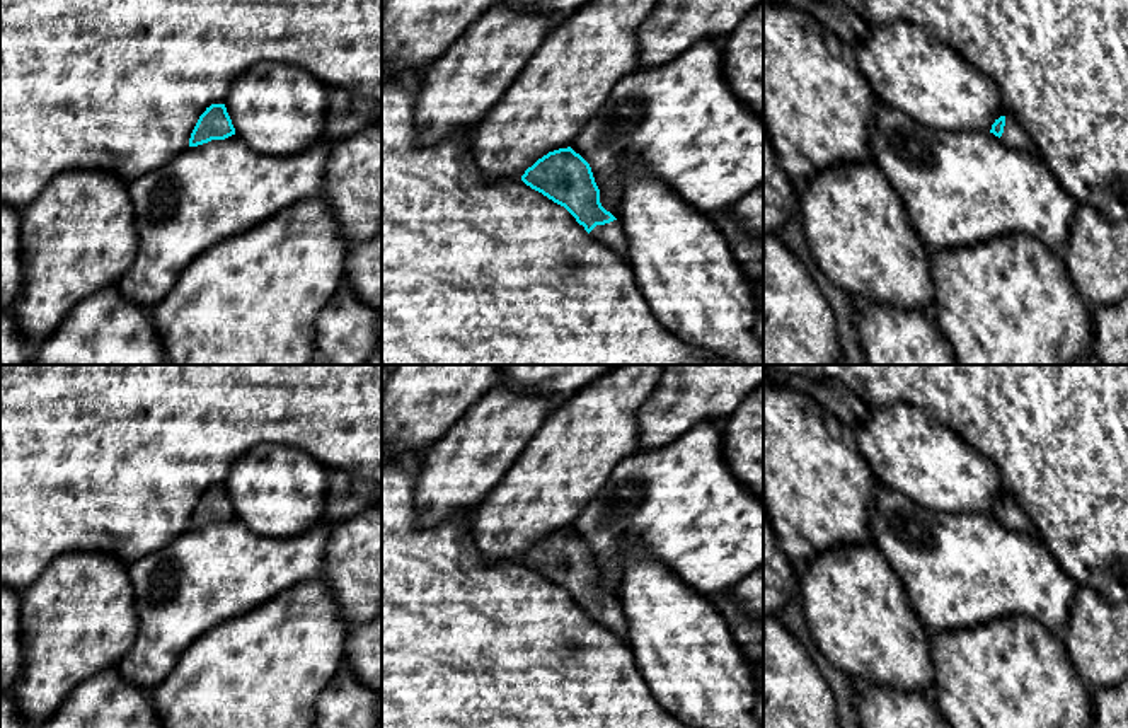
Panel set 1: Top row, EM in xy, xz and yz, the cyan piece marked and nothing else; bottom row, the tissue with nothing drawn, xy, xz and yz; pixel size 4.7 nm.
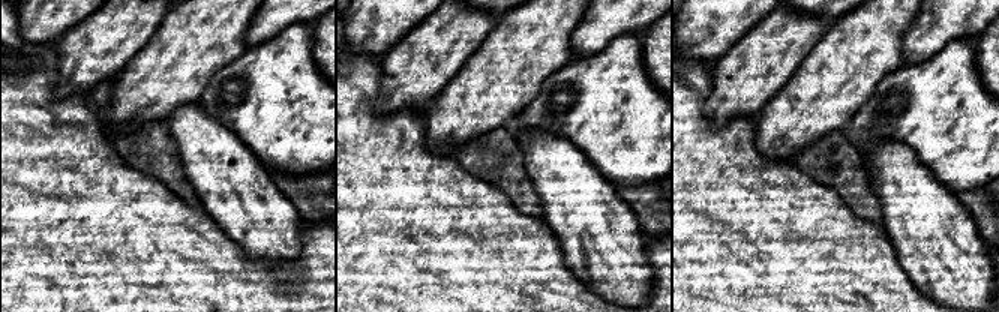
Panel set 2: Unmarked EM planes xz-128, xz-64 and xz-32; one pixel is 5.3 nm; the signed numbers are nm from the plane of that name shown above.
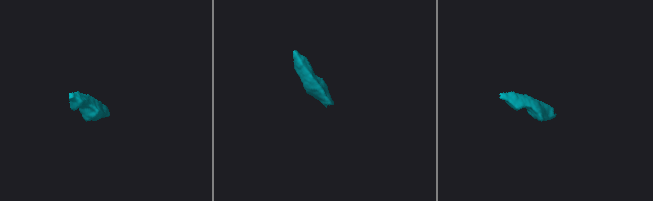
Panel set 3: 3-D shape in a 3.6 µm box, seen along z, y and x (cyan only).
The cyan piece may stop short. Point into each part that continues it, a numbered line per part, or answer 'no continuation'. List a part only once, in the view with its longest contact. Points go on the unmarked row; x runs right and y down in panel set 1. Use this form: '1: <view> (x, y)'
1: xz (612, 616)

